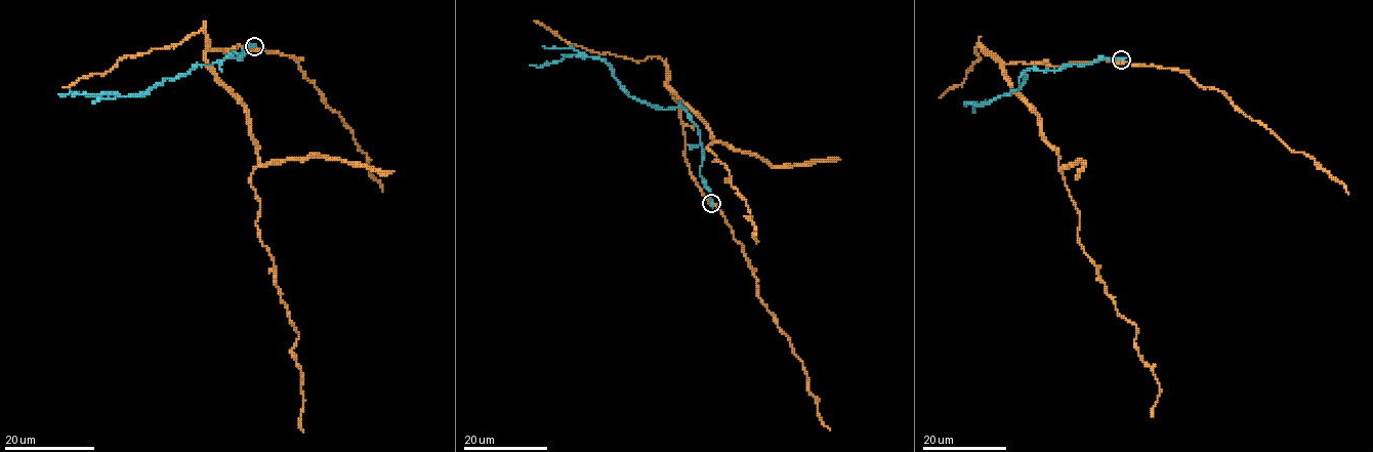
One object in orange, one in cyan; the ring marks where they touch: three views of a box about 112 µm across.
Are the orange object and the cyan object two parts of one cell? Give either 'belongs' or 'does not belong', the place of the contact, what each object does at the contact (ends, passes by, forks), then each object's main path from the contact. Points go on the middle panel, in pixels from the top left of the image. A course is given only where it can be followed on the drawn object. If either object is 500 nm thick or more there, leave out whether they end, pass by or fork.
does not belong; place (711, 203); orange passes by; cyan passes by; course orange (711, 203), (691, 174), (667, 84), (715, 140), (713, 161), (730, 171), (757, 242), (756, 235); course cyan (711, 203), (700, 174), (698, 127), (682, 106), (657, 109), (632, 98), (599, 58), (570, 55), (530, 65)

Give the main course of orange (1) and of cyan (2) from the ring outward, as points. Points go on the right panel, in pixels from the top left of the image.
1: (1121, 60), (1002, 65), (1058, 155), (1078, 242), (1117, 312), (1136, 328), (1133, 344), (1160, 388), (1153, 416)
2: (1121, 60), (1096, 59), (1066, 65), (1055, 71), (1028, 69), (1017, 89), (983, 105)

